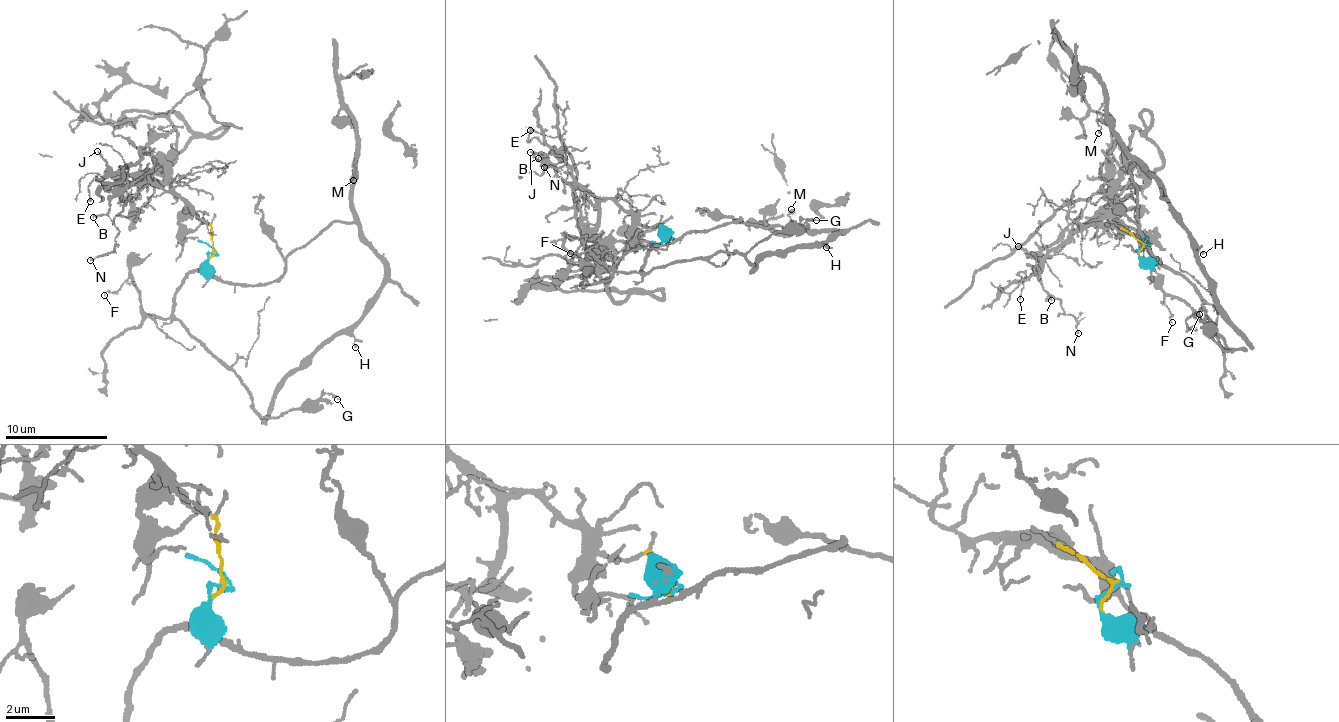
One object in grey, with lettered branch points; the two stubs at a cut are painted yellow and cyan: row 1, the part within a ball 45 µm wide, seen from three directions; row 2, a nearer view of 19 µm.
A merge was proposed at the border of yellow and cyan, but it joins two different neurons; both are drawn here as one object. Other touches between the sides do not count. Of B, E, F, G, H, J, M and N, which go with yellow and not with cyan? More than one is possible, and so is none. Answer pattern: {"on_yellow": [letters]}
{"on_yellow": ["B", "E", "J", "N"]}

